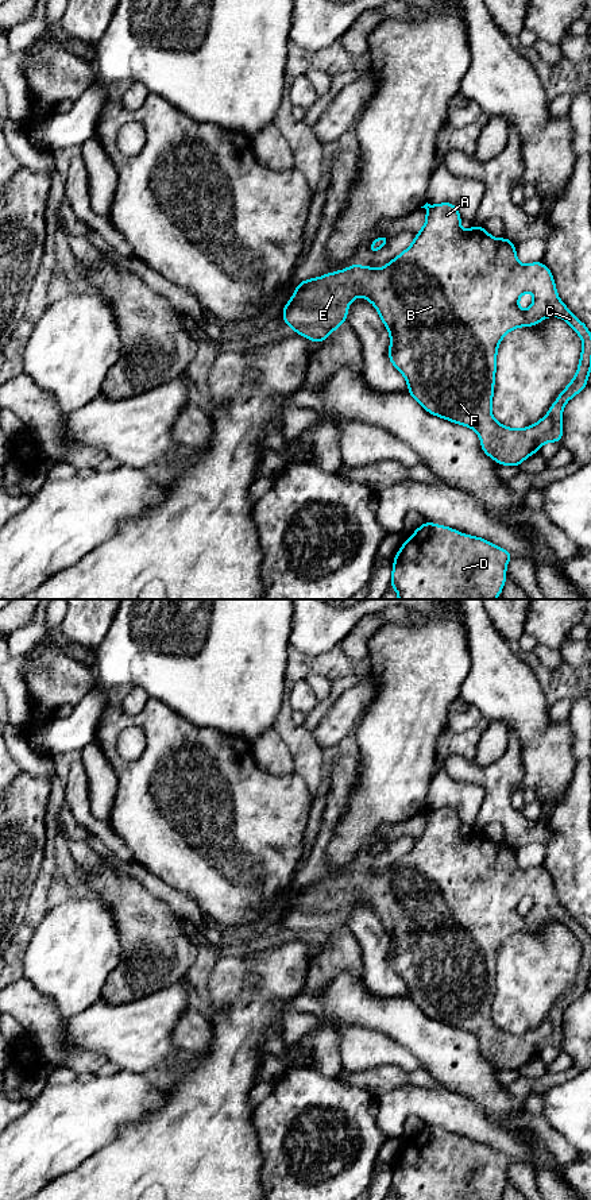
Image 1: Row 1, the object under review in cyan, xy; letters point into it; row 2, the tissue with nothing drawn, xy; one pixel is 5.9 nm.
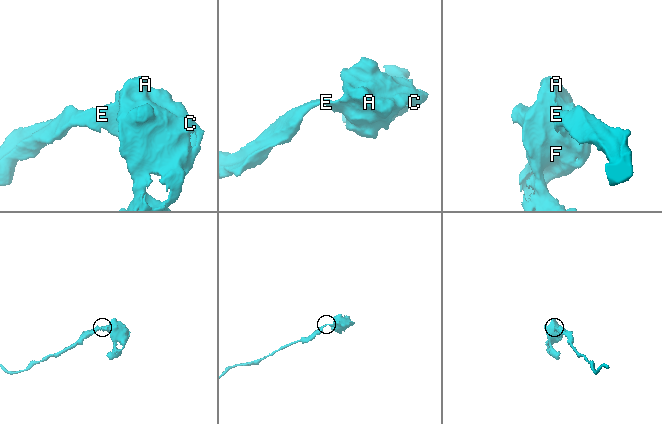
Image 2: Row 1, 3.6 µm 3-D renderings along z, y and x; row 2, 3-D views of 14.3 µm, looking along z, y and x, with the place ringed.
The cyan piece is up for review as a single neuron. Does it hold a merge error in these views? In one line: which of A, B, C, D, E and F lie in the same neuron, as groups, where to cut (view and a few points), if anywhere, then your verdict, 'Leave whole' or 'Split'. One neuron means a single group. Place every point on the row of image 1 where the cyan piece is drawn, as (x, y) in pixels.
Groups: A B C D E F. No split. Leave whole

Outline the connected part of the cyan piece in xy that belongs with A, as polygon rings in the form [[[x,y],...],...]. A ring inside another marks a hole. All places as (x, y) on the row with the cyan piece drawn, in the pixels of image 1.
[[[452,202],[425,204],[426,220],[413,243],[382,269],[371,266],[351,267],[309,278],[296,286],[294,294],[282,310],[285,324],[314,343],[327,342],[328,333],[347,321],[348,305],[358,297],[368,300],[378,310],[390,333],[389,359],[405,377],[409,394],[430,414],[474,429],[482,444],[482,451],[502,466],[517,466],[540,451],[548,443],[561,443],[564,405],[587,385],[591,373],[591,332],[559,298],[555,278],[542,262],[521,265],[515,246],[507,238],[492,238],[483,225],[472,225],[468,231],[460,228],[461,216]],[[530,292],[534,301],[529,309],[518,306],[519,297]],[[556,316],[567,321],[580,336],[583,346],[578,371],[573,379],[559,394],[549,412],[536,424],[513,429],[499,424],[491,412],[498,344],[503,336],[518,327],[534,327],[546,317]]]

